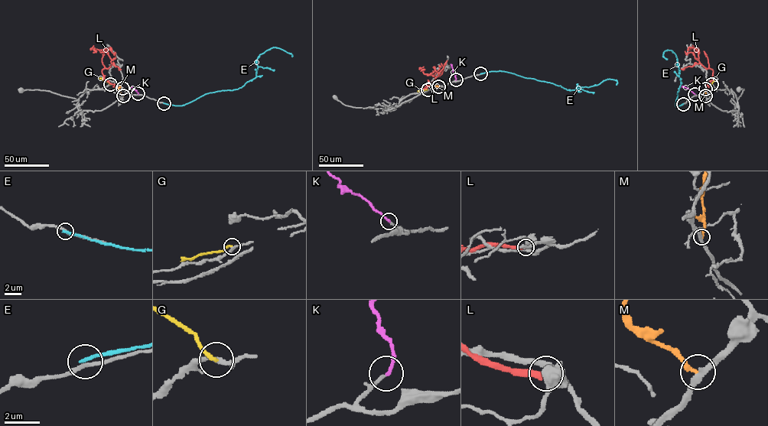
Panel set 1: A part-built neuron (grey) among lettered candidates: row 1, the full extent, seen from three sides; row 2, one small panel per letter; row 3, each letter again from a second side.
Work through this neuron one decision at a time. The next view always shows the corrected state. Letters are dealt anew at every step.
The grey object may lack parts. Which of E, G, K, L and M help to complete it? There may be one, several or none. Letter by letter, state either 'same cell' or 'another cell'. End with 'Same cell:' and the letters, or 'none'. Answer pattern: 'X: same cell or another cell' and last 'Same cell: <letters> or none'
E: another cell
G: another cell
K: same cell
L: another cell
M: another cell
Same cell: K

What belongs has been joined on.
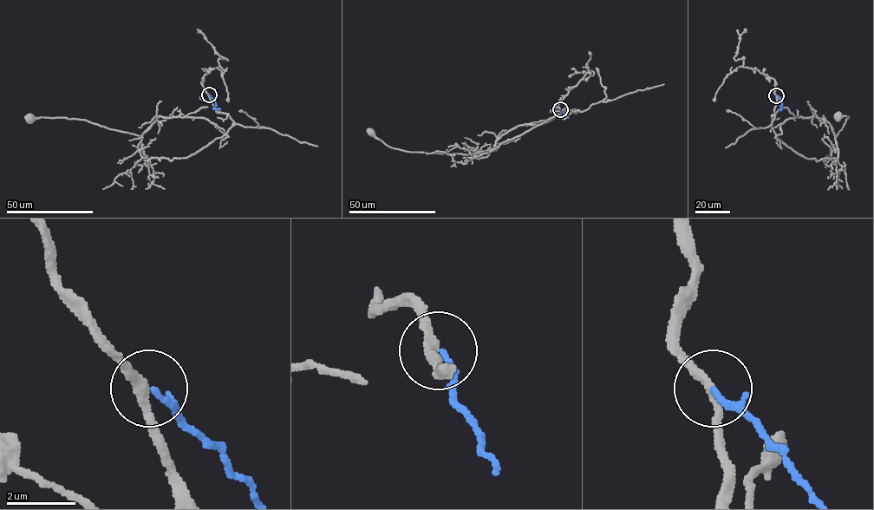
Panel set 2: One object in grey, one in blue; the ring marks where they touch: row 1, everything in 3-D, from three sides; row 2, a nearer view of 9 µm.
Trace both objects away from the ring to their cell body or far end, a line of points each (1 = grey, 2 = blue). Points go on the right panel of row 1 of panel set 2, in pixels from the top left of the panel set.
1: (776, 95), (771, 125), (776, 137), (806, 158), (836, 159), (835, 137), (849, 118), (838, 115)
2: (776, 95), (781, 101), (779, 110)

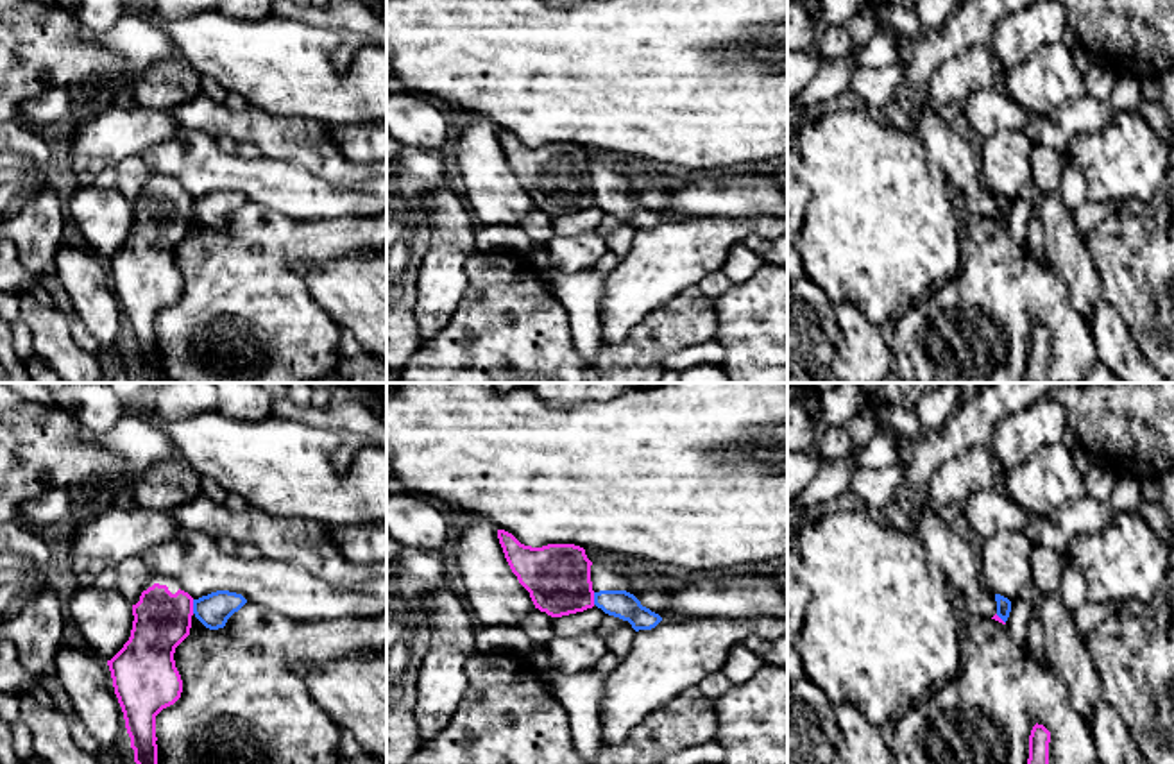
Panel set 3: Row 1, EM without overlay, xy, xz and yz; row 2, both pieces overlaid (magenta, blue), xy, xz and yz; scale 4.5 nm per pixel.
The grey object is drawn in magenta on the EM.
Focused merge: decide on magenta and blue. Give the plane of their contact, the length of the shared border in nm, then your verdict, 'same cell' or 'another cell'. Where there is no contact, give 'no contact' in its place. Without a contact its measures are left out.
contact in xy; length 60 nm; another cell

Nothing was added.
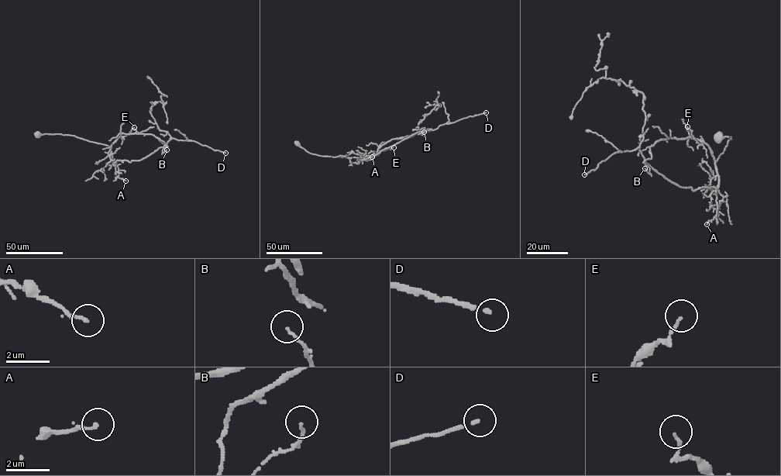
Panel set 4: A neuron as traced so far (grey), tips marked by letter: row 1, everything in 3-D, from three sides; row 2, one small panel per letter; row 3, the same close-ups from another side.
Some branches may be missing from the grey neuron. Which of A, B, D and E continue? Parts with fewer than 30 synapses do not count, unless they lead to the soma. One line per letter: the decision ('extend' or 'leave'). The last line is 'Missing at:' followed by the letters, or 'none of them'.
A: leave
B: leave
D: extend
E: leave
Missing at: D

